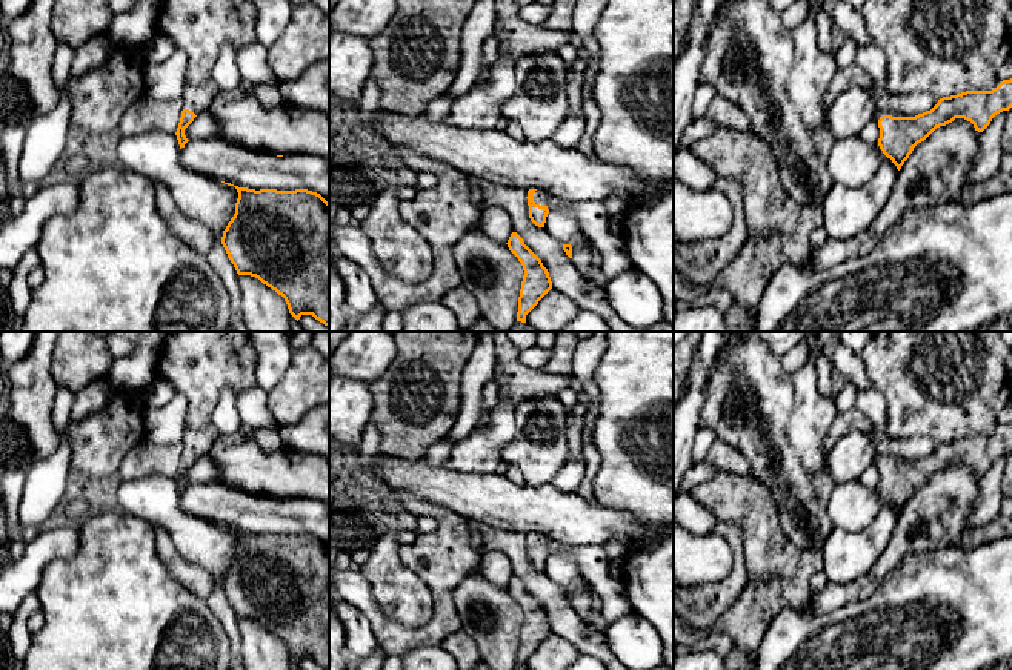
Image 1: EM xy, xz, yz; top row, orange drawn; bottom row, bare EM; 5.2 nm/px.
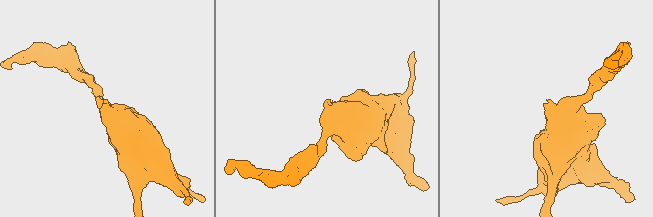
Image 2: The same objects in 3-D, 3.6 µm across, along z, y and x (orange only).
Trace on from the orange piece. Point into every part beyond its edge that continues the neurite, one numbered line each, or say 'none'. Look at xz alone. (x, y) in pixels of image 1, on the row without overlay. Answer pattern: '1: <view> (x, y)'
1: xz (542, 541)

